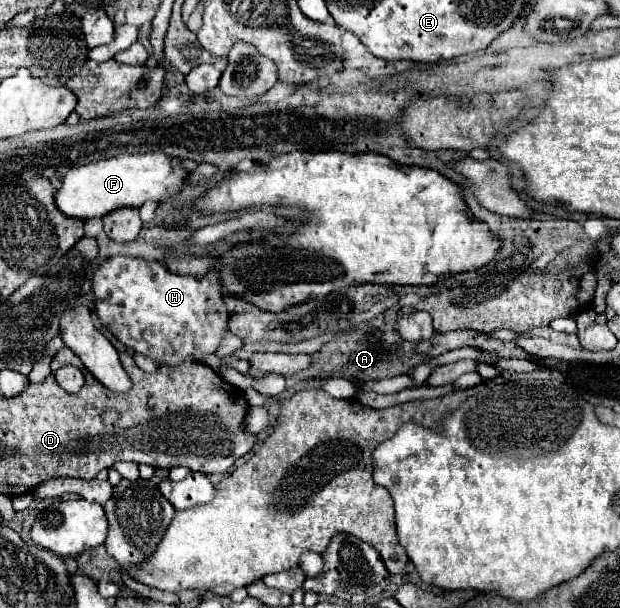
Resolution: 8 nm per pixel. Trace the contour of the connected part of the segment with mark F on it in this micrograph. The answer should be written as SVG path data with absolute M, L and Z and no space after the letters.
M144 153L144 155L116 155L110 159L98 159L96 163L90 165L80 165L70 169L64 177L62 177L62 185L54 195L56 207L74 219L90 219L90 217L104 217L114 209L120 207L140 207L144 201L160 201L166 193L168 187L176 187L182 185L186 179L188 171L178 163L174 165L172 159L164 153Z

